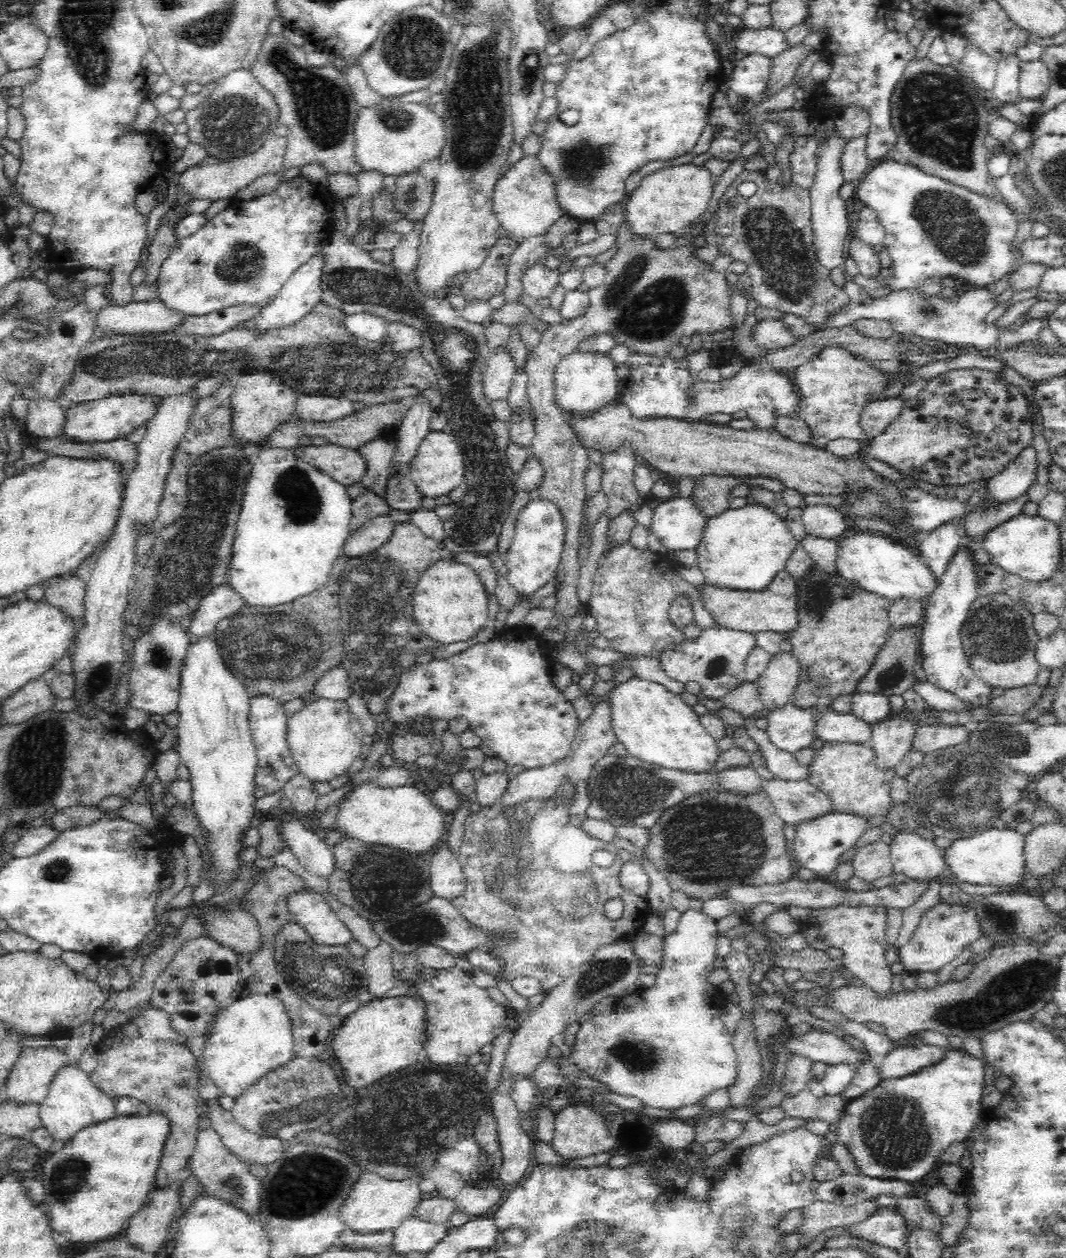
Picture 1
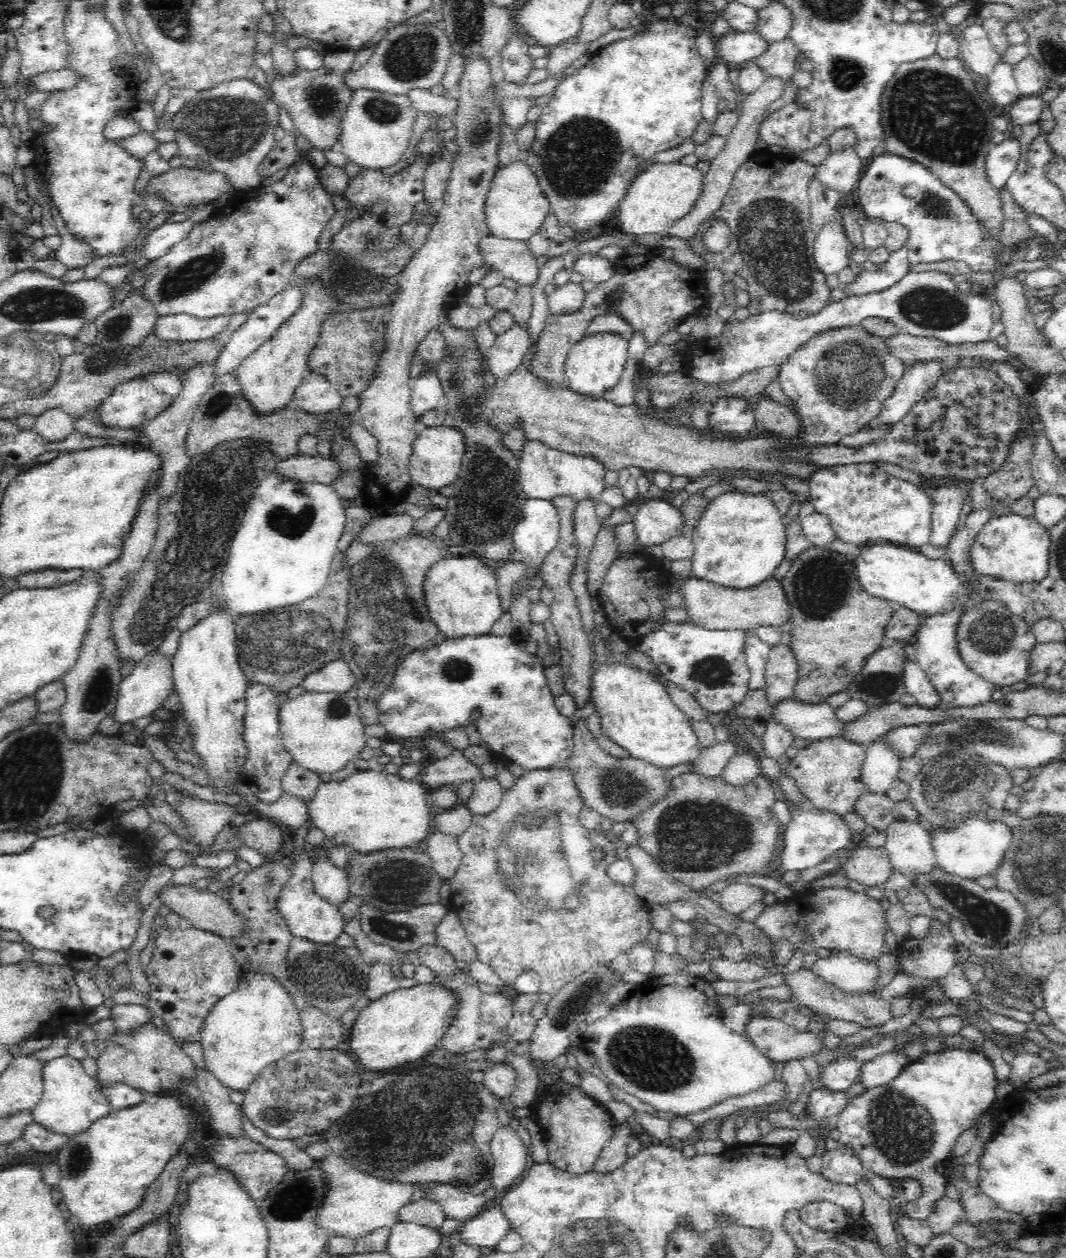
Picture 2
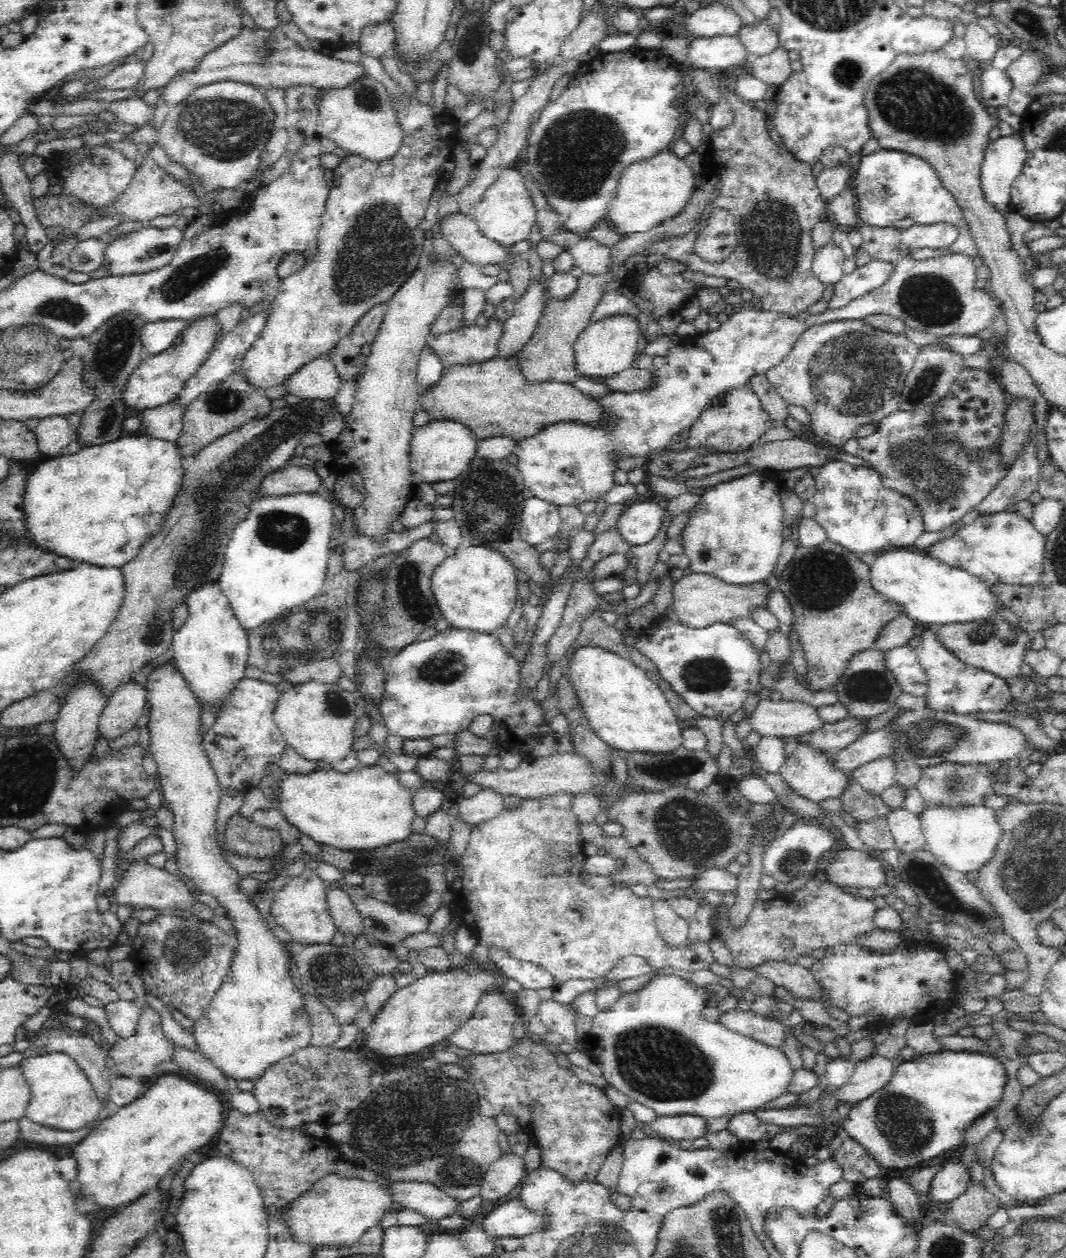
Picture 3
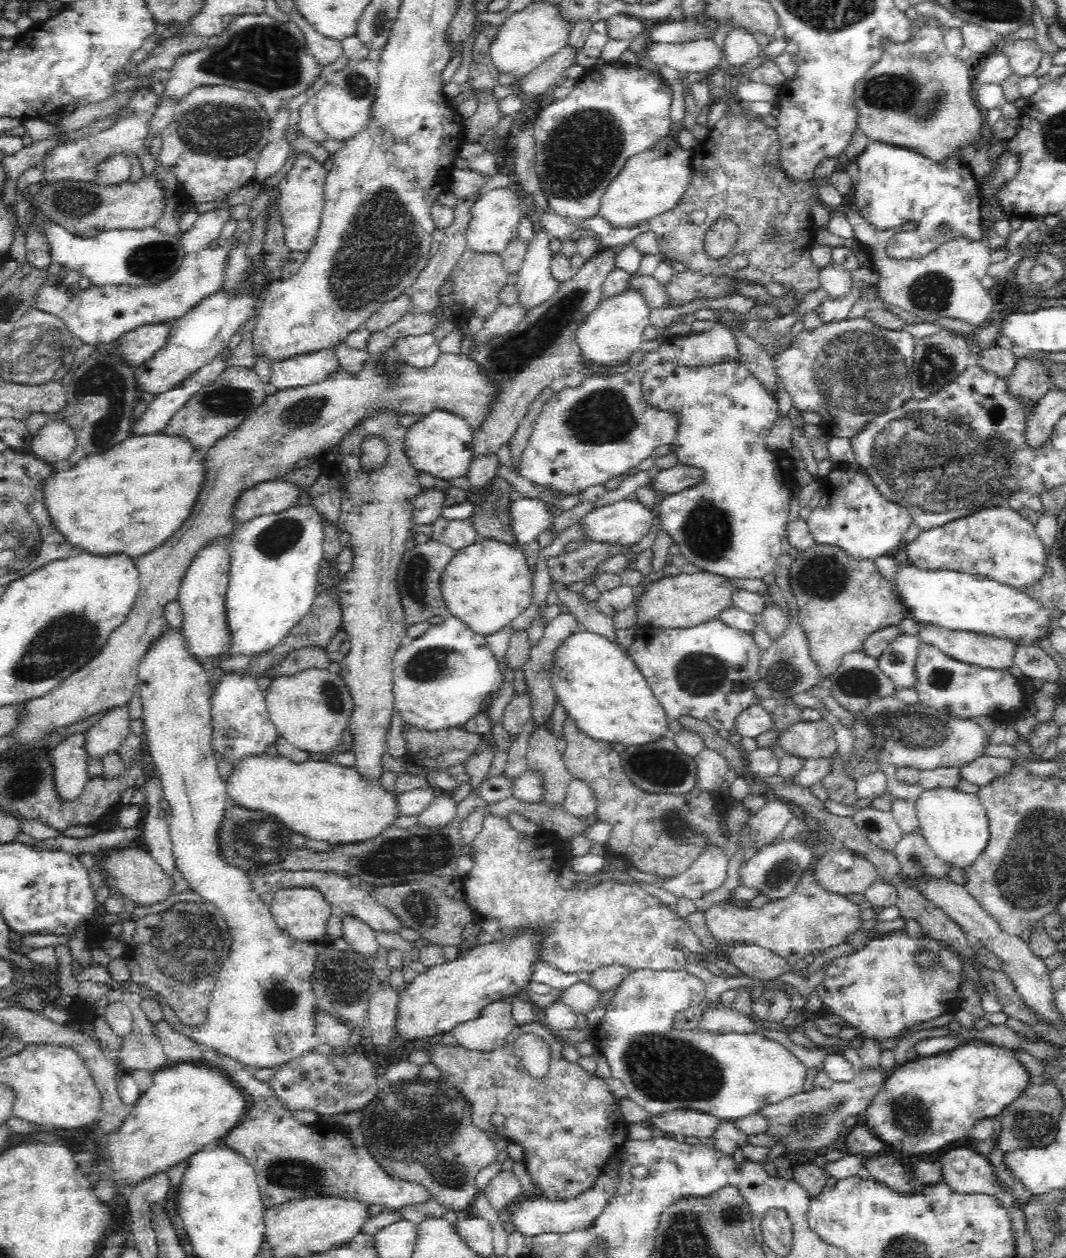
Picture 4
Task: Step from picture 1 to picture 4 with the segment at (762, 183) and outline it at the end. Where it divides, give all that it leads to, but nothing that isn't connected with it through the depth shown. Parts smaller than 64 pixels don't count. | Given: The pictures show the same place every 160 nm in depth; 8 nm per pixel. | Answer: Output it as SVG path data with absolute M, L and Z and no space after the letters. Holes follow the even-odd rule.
M730 96L727 99L727 109L720 120L711 128L707 137L701 142L700 148L693 151L692 178L681 202L671 211L638 227L640 232L652 230L658 242L658 256L668 258L668 261L680 262L684 268L693 274L710 277L730 277L736 280L746 280L758 287L770 284L784 284L786 304L798 308L810 292L816 292L821 287L820 269L811 256L811 246L814 243L816 227L813 224L813 209L820 203L817 196L816 183L813 180L798 180L786 174L780 162L780 138L776 129L772 129L760 118L760 115L750 112L740 101ZM694 211L706 212L706 220L697 226L692 223L690 214ZM720 214L728 214L738 226L737 244L732 253L722 259L712 261L702 249L702 240L710 224L716 222ZM733 257L746 257L748 265L739 271L730 267Z

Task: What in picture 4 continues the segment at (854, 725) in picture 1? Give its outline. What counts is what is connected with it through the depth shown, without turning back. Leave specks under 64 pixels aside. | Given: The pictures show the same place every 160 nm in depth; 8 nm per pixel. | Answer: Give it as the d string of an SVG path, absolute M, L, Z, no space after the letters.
M754 702L753 706L746 708L735 721L736 733L742 737L755 739L761 734L770 732L776 726L776 720L760 703Z

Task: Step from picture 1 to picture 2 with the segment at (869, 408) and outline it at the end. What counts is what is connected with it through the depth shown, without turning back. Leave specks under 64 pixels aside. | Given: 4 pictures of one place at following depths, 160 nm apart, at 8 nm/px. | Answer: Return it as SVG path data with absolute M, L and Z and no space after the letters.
M916 362L905 368L892 394L880 403L878 414L870 420L868 428L893 425L902 420L910 407L922 398L923 392L944 372L945 363Z

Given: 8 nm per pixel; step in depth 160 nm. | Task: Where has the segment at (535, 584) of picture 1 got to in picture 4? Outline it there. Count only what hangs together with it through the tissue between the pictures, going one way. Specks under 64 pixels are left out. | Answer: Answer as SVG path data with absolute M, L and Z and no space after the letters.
M519 496L512 502L512 525L518 543L530 544L554 524L554 509L543 500Z

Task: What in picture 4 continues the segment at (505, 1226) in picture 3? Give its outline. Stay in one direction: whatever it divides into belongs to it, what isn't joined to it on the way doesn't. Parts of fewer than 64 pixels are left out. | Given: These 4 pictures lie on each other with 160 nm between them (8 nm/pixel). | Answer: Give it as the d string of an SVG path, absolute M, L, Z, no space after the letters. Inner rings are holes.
M616 1156L610 1158L603 1174L598 1178L597 1184L583 1194L569 1199L546 1199L546 1197L526 1197L512 1212L510 1223L507 1226L524 1237L534 1237L538 1234L564 1234L571 1230L582 1230L592 1226L596 1216L600 1214L607 1200L616 1192L618 1180L620 1180L619 1168L622 1163L616 1161ZM514 1227L514 1228L513 1228Z

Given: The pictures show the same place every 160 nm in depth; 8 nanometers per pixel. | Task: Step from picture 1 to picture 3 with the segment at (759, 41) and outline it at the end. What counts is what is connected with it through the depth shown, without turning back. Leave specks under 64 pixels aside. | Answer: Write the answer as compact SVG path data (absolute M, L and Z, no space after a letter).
M738 35L697 37L688 43L686 65L709 71L725 71L752 58Z

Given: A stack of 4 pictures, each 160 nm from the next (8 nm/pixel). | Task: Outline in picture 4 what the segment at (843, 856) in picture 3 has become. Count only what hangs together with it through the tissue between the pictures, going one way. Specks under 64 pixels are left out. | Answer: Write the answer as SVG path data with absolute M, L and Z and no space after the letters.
M847 848L854 855L854 863L846 870L838 870L832 862L835 851L825 852L814 862L814 877L822 887L829 891L847 895L848 893L862 894L869 886L879 881L877 868L860 852Z

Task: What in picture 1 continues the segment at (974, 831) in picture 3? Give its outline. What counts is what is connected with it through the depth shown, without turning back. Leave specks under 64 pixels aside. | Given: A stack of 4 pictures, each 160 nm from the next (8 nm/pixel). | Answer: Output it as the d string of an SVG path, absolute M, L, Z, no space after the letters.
M1000 825L984 830L972 838L954 840L943 854L946 867L960 879L960 882L966 884L1016 888L1026 880L1028 870L1024 855L1024 838L1022 833Z

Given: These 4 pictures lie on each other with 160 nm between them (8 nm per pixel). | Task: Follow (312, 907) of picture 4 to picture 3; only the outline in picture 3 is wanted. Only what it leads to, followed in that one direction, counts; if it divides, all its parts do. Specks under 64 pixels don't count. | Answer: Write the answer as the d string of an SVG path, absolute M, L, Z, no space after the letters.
M306 868L302 874L290 878L288 883L276 893L271 911L278 926L294 939L297 946L328 944L332 942L332 937L338 931L326 904L325 882L318 877L315 870Z

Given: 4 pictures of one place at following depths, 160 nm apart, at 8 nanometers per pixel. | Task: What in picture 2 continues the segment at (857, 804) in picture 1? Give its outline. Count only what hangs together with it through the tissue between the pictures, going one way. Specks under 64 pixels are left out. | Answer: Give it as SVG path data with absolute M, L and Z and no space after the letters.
M826 738L802 748L788 769L811 807L841 816L854 813L860 797L869 793L868 785L862 781L865 757L865 746L845 738Z

